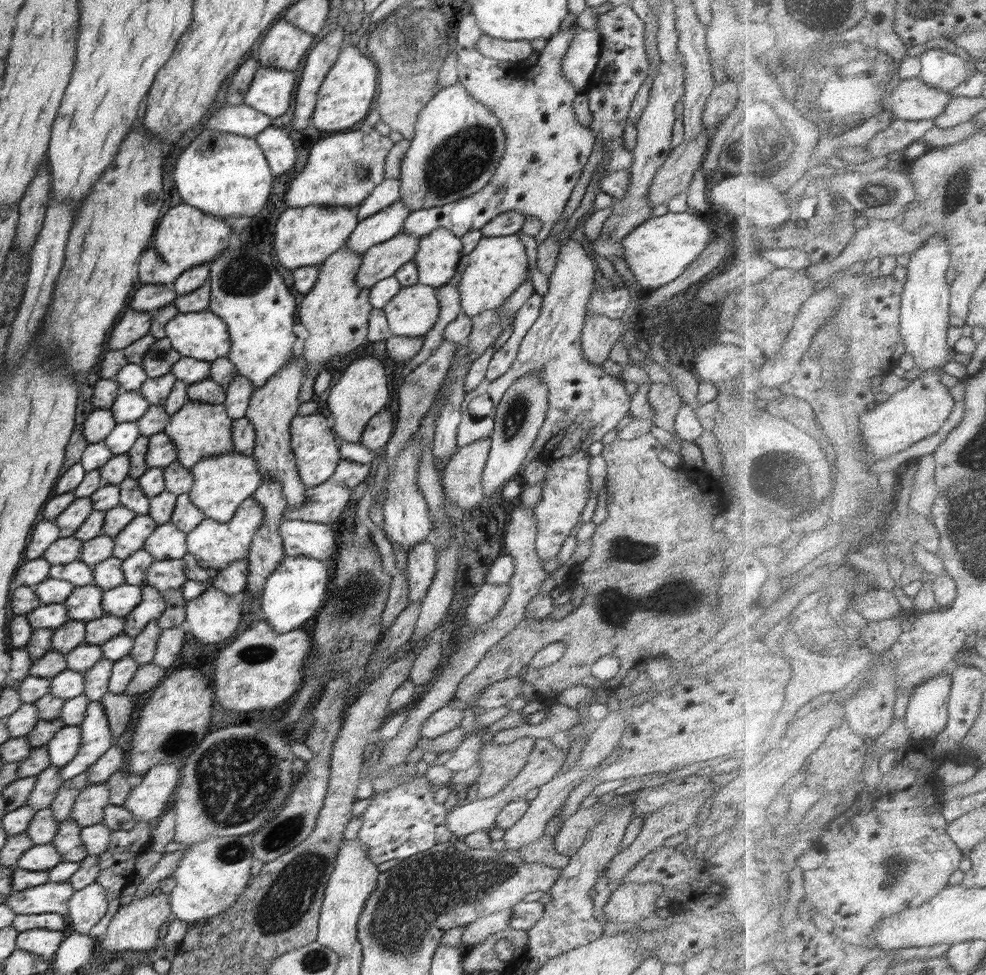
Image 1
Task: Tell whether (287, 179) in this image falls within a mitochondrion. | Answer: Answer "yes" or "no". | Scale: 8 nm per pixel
no

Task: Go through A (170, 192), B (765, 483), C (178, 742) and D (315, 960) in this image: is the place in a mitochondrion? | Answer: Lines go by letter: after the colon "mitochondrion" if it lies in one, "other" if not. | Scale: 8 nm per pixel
A: other
B: mitochondrion
C: mitochondrion
D: mitochondrion

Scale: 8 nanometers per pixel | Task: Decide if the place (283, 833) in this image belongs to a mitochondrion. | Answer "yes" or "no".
yes

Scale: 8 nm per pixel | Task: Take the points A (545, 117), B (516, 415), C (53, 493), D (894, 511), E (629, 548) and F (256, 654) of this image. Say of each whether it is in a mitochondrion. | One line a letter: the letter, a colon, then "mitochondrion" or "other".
A: other
B: mitochondrion
C: other
D: other
E: mitochondrion
F: mitochondrion

